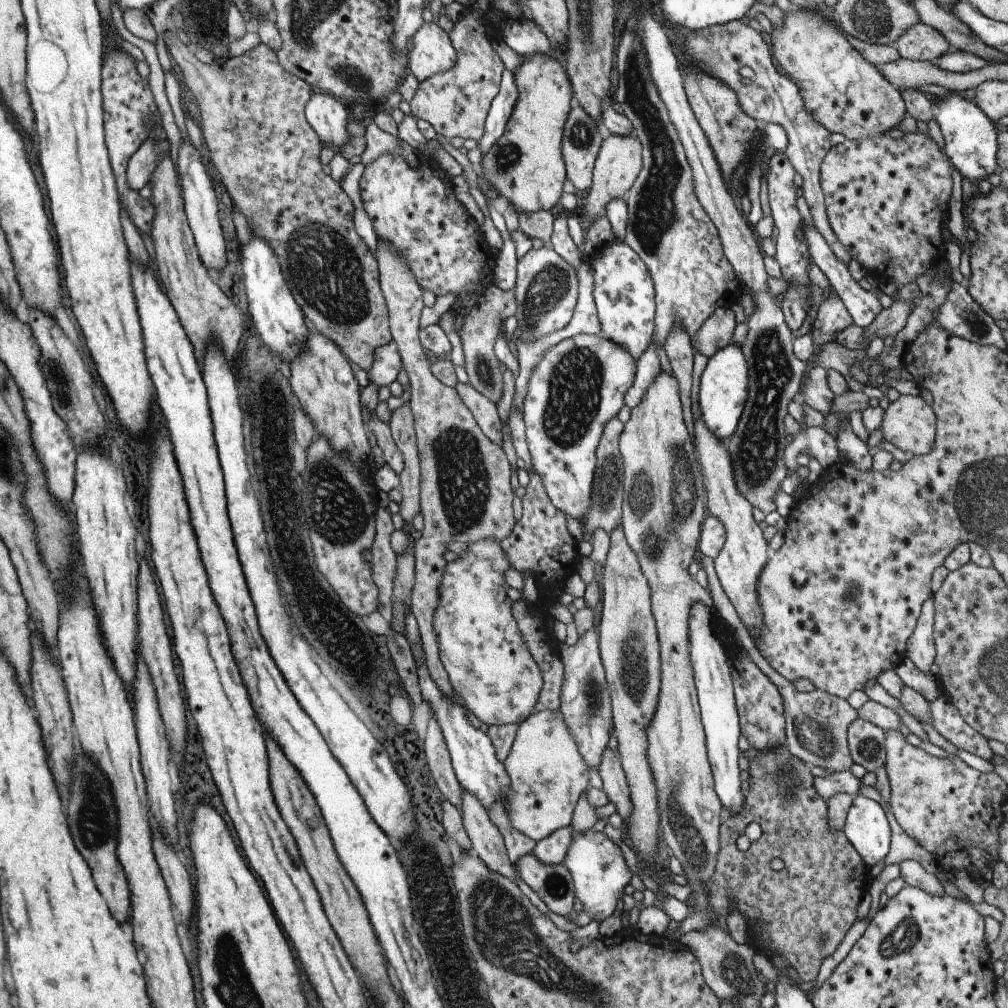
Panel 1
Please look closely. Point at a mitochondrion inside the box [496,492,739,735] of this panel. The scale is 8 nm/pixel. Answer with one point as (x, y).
(634, 675)

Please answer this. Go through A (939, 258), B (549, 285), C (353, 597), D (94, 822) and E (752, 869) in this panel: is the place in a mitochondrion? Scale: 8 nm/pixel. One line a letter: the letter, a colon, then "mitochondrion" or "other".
A: other
B: mitochondrion
C: other
D: mitochondrion
E: other

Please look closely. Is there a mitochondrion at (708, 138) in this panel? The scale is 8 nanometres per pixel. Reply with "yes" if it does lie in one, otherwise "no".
no

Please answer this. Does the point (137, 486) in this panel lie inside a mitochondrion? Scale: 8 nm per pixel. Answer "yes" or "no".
no

